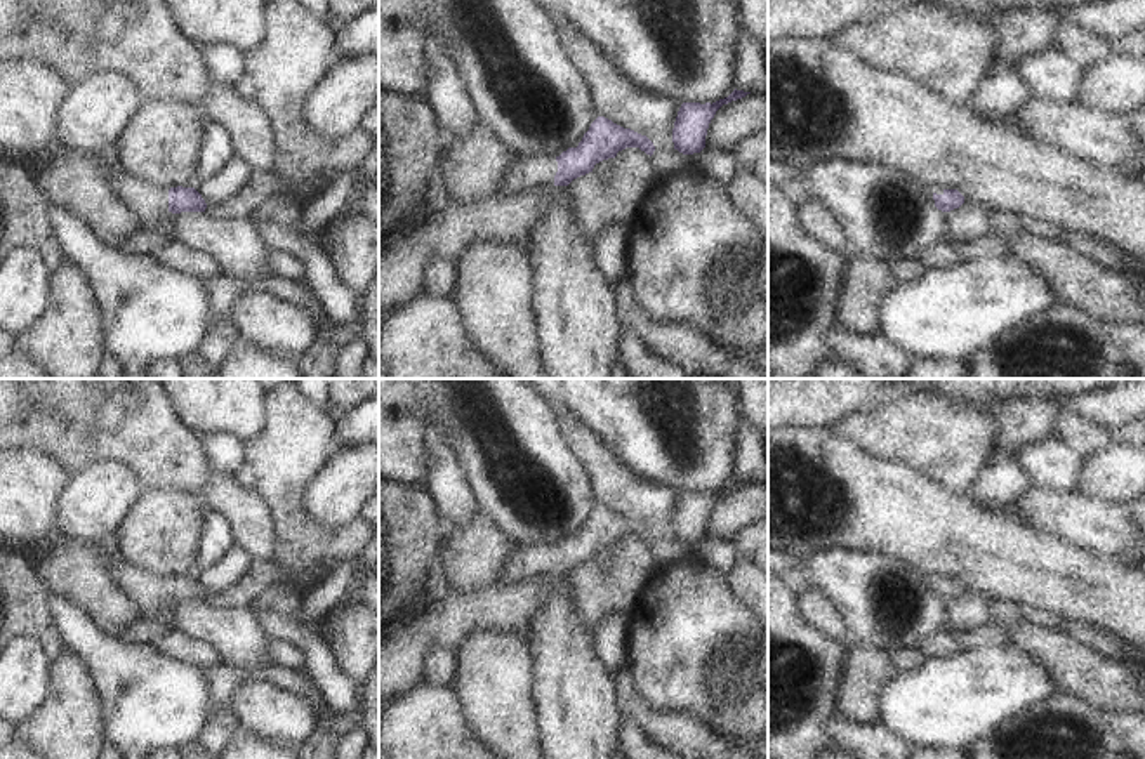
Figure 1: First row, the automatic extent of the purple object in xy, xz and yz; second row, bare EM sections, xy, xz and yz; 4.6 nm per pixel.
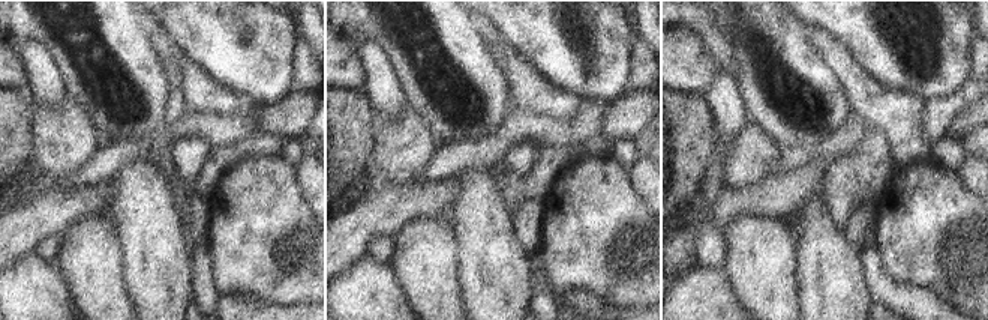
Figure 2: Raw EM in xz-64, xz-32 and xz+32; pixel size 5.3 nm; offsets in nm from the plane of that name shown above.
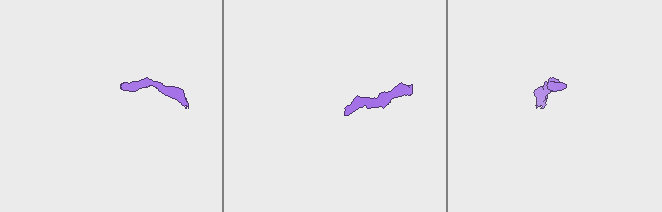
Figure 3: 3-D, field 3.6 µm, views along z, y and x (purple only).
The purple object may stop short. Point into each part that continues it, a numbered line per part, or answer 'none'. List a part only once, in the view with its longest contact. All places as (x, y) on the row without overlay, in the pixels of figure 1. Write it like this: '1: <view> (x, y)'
1: xz (527, 561)

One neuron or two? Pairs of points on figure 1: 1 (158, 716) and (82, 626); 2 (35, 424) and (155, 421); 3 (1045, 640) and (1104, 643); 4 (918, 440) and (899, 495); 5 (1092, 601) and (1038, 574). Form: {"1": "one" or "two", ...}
{"1": "one", "2": "one", "3": "two", "4": "two", "5": "one"}

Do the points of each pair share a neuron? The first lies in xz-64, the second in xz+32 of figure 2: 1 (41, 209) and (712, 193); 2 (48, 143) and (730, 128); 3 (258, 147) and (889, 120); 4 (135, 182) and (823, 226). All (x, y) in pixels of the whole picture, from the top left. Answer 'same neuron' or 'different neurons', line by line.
1: different neurons
2: different neurons
3: different neurons
4: same neuron

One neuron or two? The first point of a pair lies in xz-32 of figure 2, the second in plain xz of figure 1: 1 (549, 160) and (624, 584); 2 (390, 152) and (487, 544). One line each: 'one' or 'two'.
1: one
2: one

